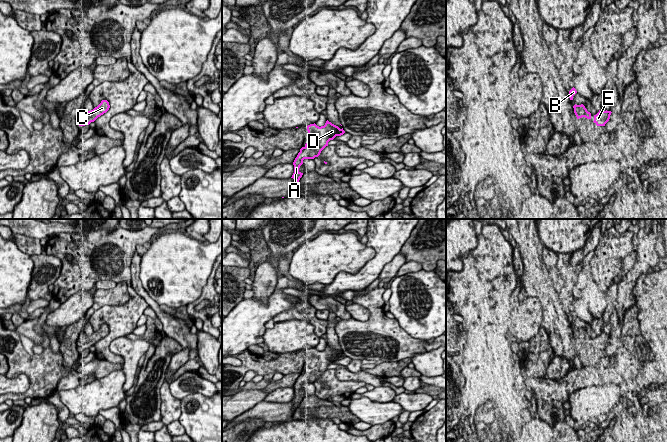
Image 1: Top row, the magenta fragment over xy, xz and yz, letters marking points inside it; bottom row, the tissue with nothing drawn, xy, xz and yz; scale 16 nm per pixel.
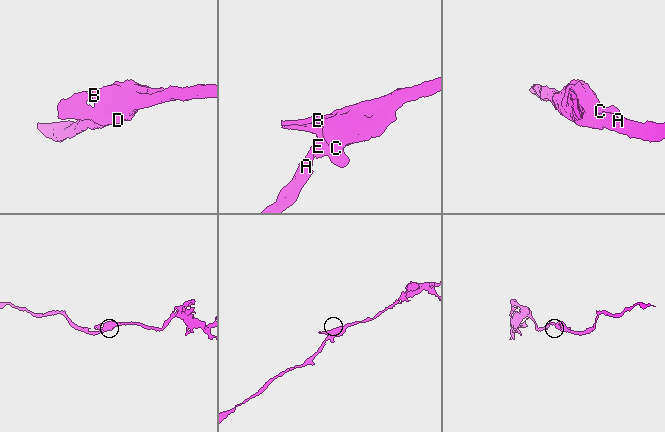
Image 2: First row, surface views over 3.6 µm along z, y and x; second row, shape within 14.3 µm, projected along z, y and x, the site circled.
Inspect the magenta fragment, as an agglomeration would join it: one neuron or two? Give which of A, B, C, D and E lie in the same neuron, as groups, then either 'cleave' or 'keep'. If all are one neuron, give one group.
groups A B C D E; keep

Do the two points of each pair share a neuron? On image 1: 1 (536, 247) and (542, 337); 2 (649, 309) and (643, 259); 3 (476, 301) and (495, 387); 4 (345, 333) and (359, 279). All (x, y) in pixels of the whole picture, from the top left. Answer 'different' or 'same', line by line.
1: different
2: different
3: same
4: different

